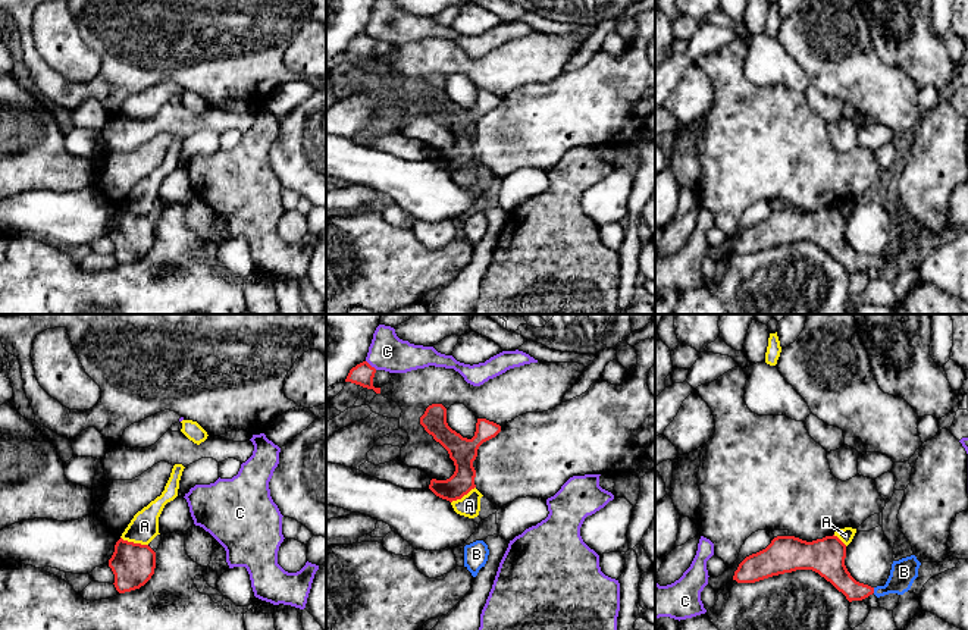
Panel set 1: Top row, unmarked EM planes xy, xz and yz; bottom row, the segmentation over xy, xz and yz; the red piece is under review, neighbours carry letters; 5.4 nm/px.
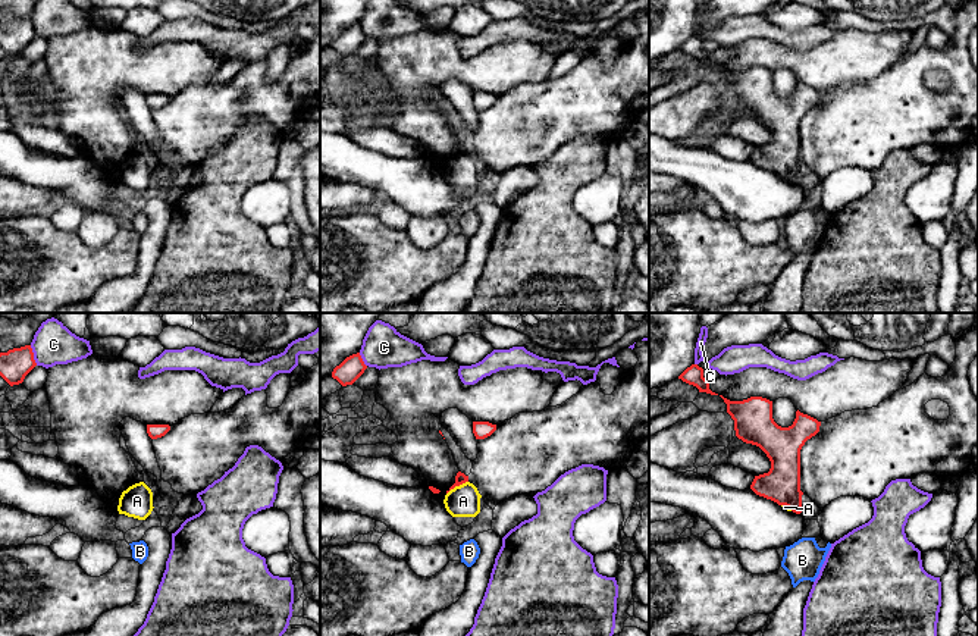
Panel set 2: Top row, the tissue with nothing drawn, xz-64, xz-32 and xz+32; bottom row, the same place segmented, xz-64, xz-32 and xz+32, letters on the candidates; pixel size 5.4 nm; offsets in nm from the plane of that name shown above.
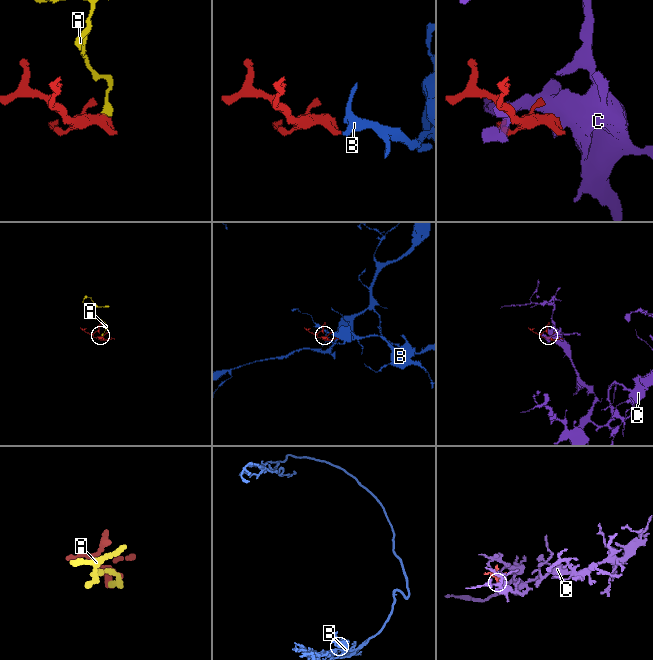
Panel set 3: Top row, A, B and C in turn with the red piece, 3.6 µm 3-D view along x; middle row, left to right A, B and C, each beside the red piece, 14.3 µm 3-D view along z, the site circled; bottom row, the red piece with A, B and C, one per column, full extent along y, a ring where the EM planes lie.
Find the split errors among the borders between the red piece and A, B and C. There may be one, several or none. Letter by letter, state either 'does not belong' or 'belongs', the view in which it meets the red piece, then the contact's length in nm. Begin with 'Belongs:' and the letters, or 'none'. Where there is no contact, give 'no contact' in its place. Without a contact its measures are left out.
Belongs: B
A: does not belong; meets red in xy; contact 160 nm long
B: belongs; meets red in yz; contact 30 nm long
C: does not belong; meets red in xz; contact 80 nm long

